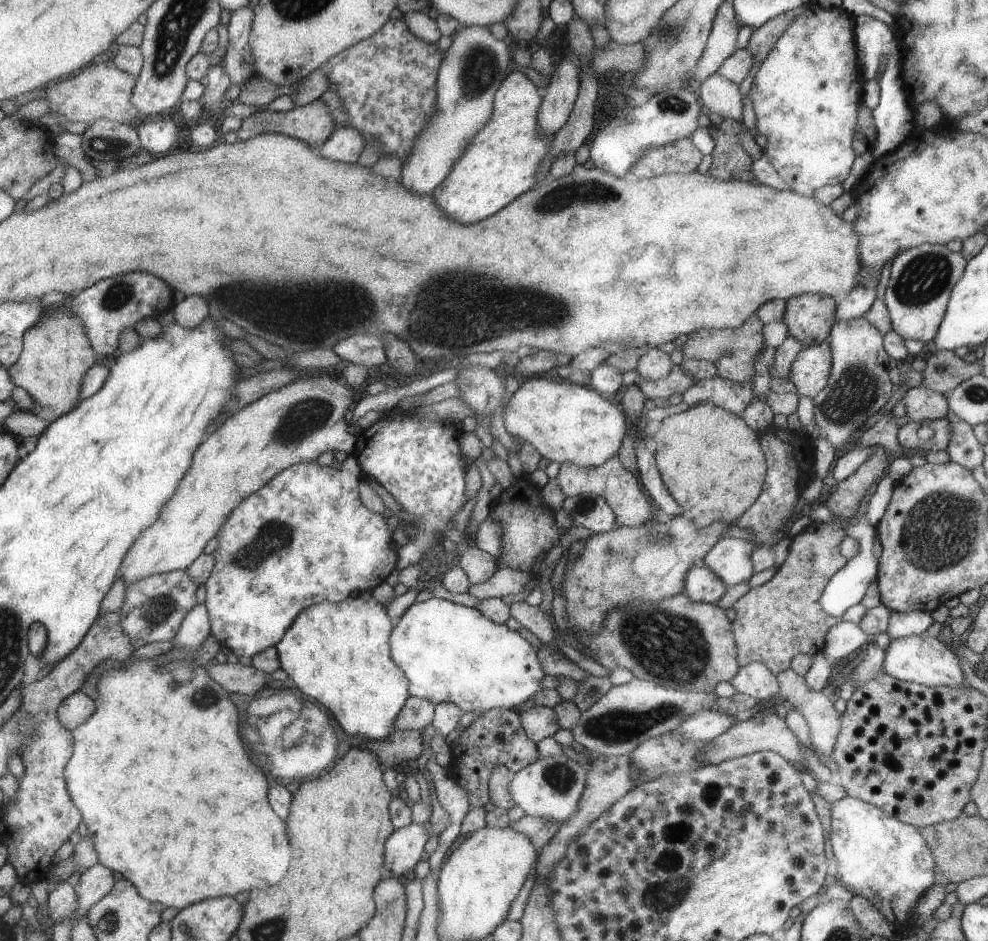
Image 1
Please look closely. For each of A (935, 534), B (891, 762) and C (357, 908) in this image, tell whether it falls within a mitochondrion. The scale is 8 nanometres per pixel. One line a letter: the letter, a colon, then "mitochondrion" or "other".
A: mitochondrion
B: other
C: other

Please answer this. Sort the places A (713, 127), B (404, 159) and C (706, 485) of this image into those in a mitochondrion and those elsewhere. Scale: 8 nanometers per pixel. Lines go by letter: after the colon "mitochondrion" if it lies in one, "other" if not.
A: other
B: other
C: other

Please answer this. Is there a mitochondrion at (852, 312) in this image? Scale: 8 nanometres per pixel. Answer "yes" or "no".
no

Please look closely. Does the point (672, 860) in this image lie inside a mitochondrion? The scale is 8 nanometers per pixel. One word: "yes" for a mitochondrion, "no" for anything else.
no

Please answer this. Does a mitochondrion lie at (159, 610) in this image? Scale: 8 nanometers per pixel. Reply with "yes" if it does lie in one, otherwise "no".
yes

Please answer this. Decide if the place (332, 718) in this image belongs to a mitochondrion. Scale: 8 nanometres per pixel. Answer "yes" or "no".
no

